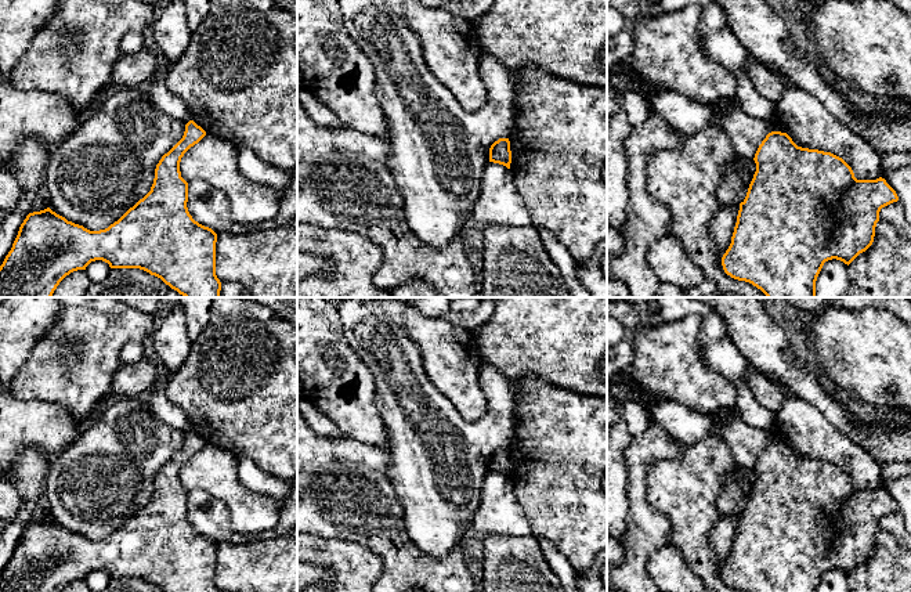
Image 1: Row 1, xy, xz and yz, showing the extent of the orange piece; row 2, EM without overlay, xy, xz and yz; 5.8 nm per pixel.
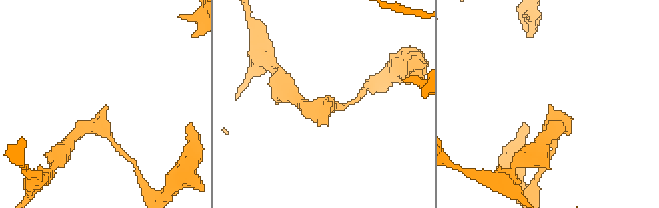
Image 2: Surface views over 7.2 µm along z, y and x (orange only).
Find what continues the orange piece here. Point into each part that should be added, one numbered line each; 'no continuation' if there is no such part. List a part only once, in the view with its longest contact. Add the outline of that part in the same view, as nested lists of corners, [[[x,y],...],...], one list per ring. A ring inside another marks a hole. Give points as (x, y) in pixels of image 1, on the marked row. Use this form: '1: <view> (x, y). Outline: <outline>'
no continuation

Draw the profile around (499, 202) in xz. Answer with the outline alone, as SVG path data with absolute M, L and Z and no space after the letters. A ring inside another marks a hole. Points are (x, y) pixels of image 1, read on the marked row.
M488 162L482 172L481 192L473 209L473 219L482 230L495 224L510 227L534 224L510 169Z

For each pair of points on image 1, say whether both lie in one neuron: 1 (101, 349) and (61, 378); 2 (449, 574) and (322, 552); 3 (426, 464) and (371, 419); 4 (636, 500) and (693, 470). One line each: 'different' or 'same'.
1: same
2: different
3: different
4: different

